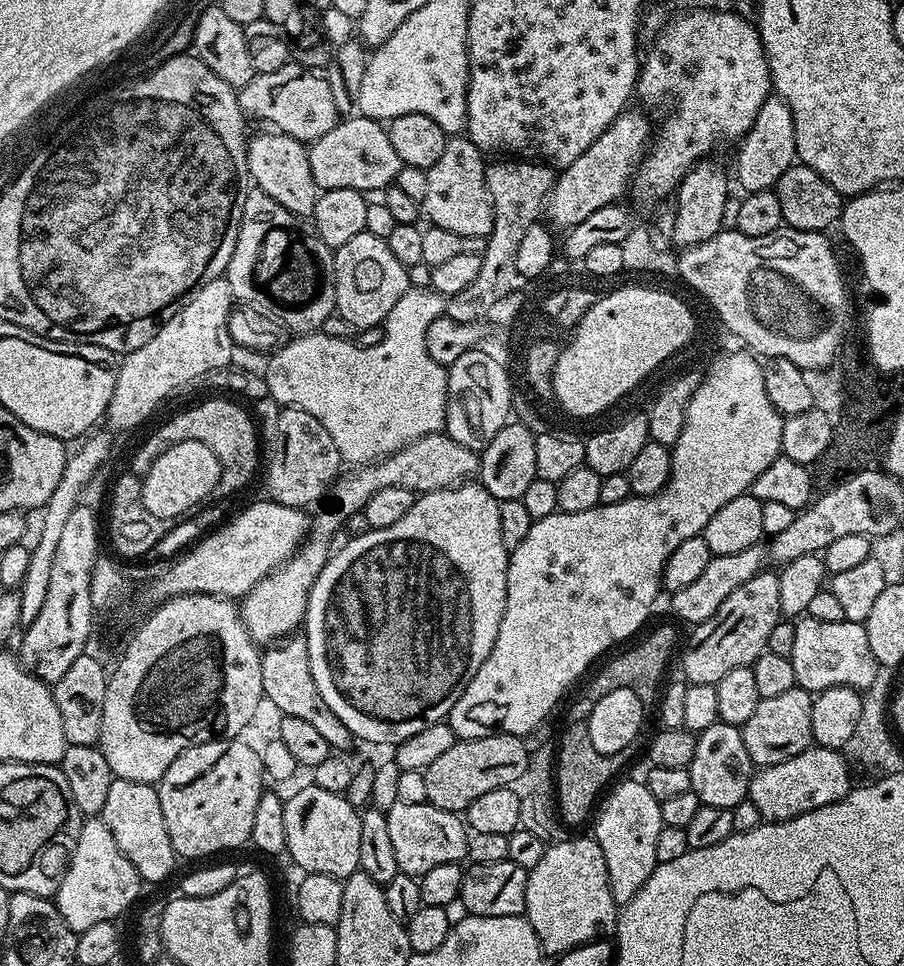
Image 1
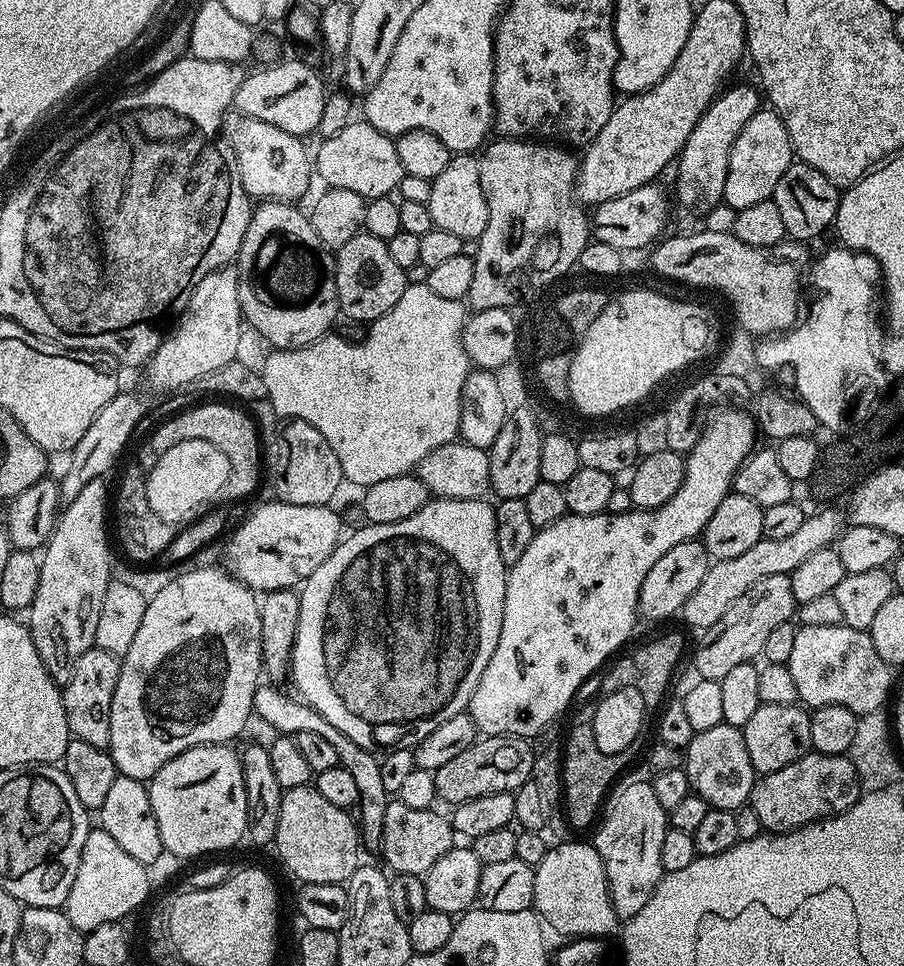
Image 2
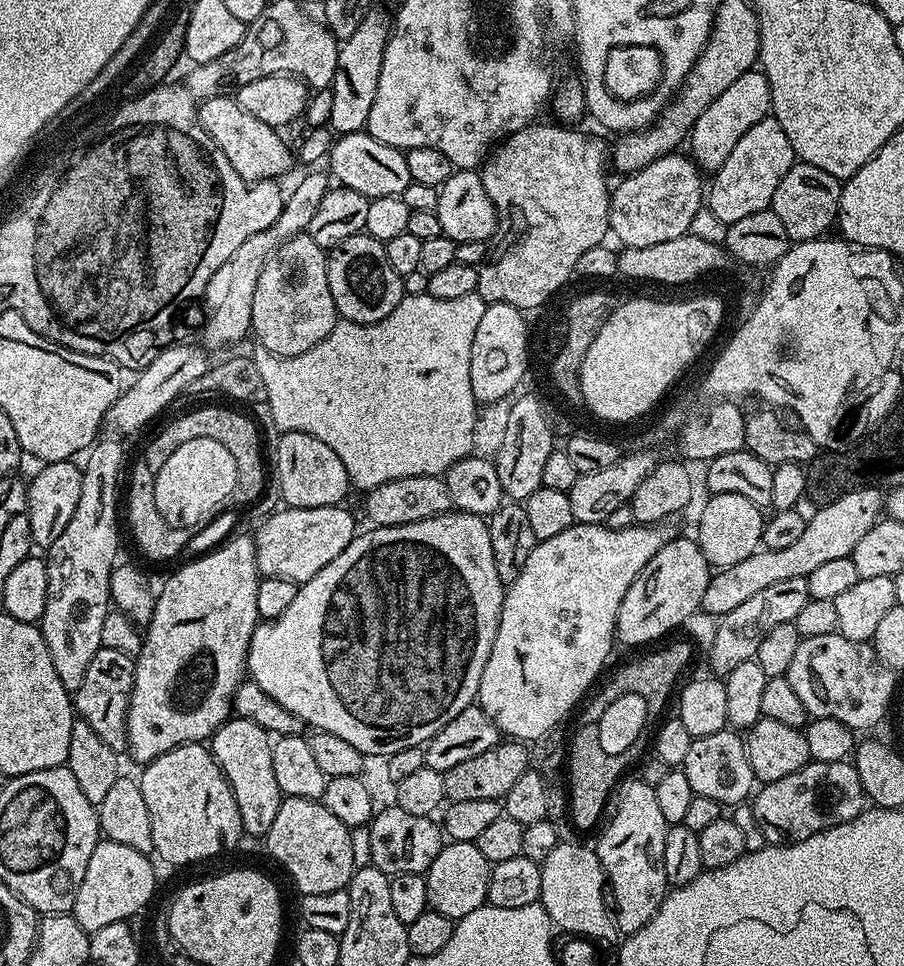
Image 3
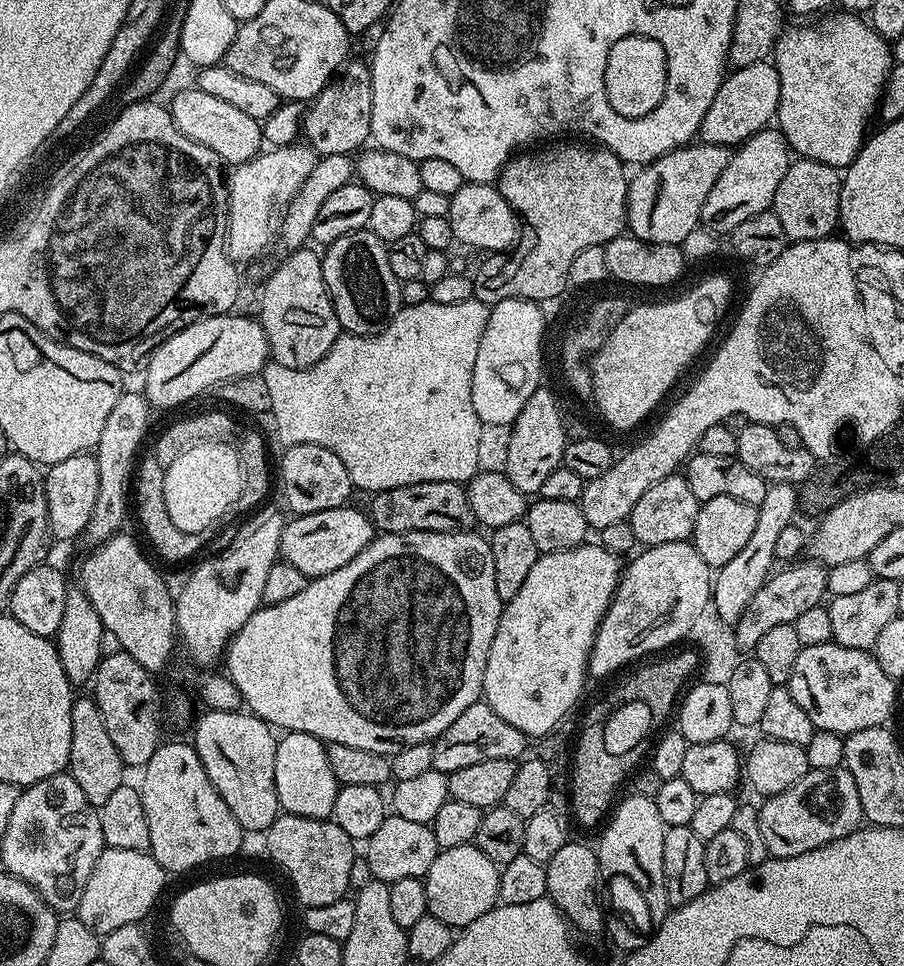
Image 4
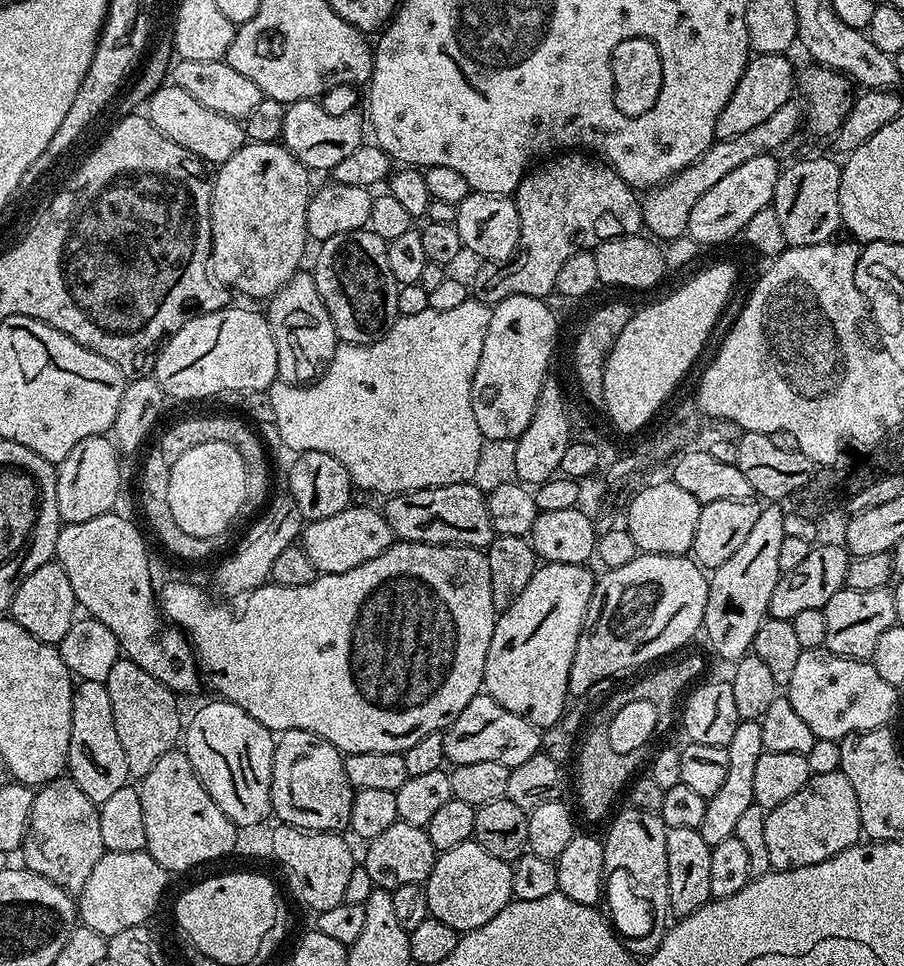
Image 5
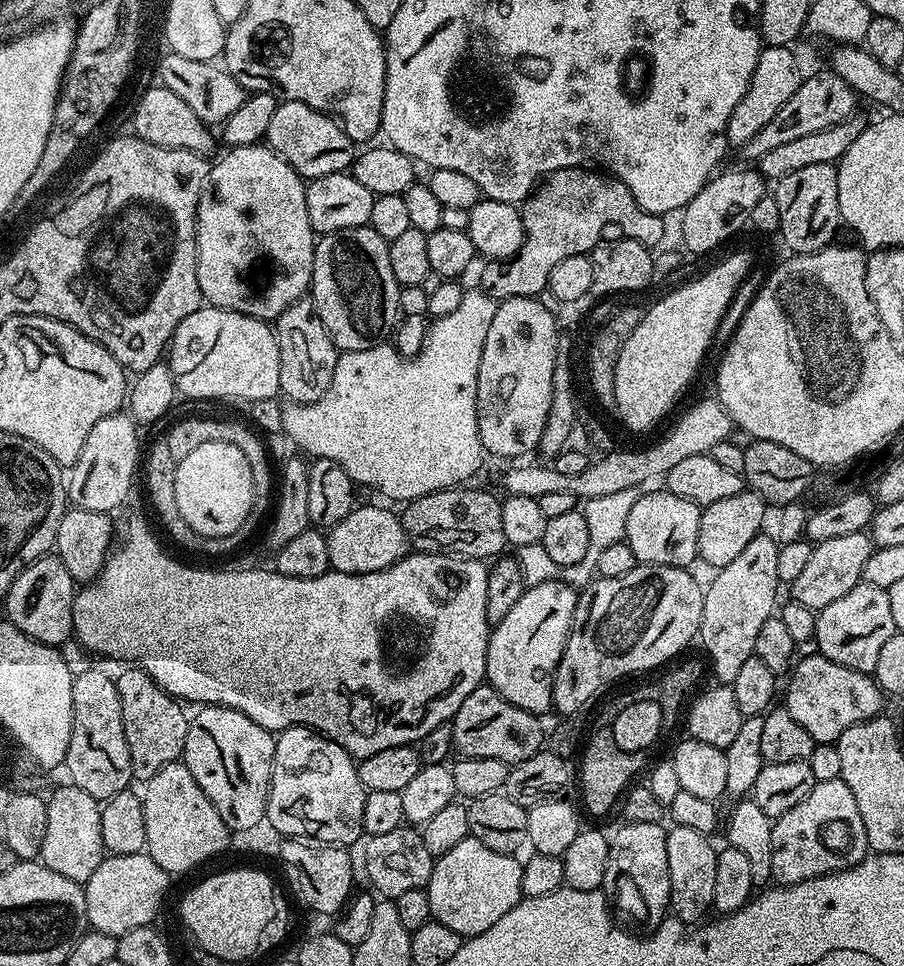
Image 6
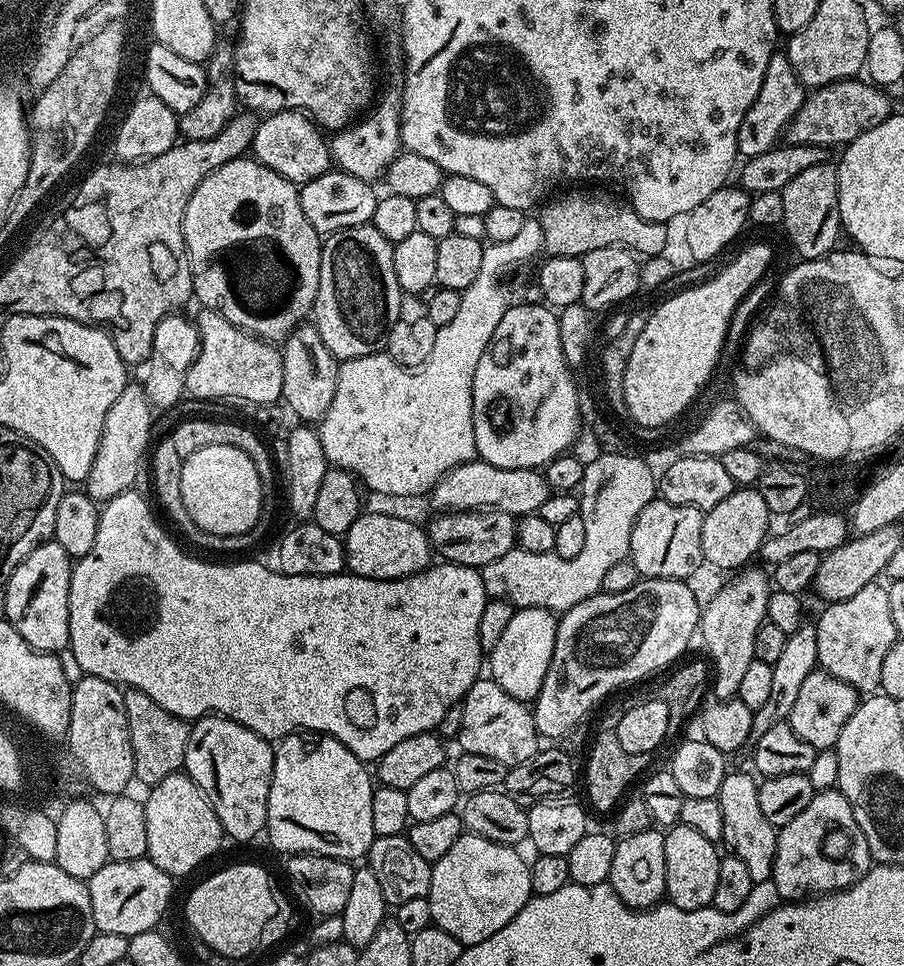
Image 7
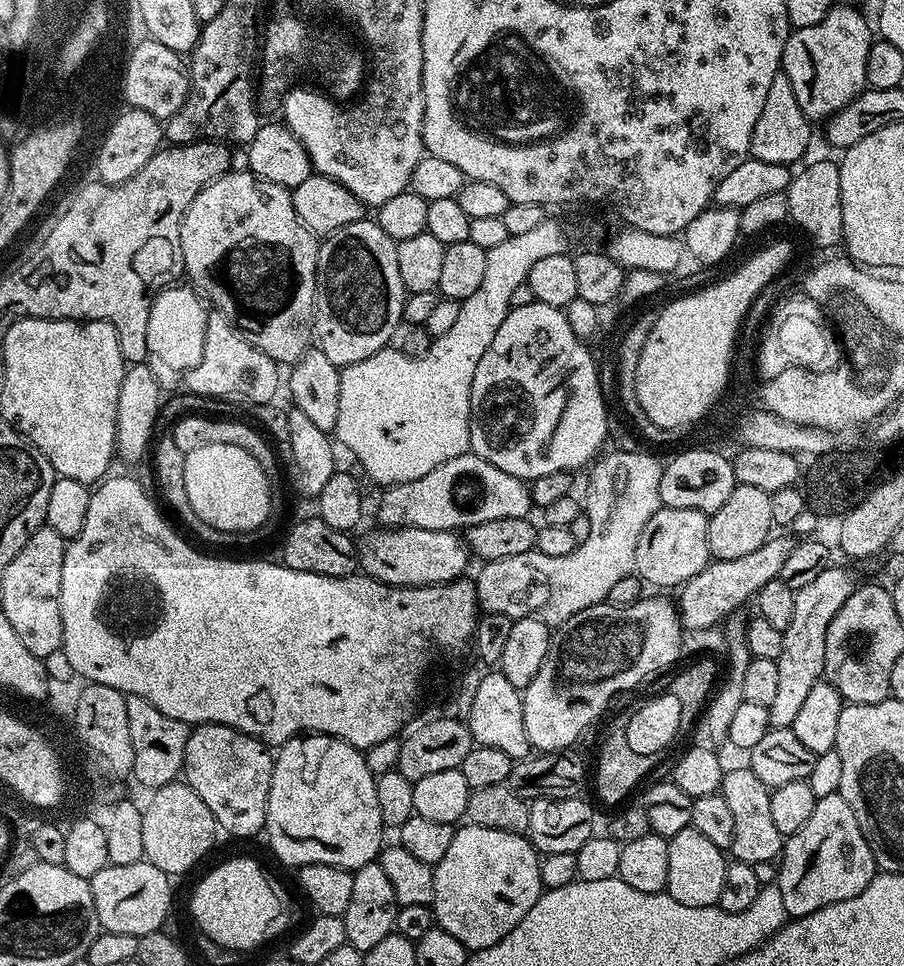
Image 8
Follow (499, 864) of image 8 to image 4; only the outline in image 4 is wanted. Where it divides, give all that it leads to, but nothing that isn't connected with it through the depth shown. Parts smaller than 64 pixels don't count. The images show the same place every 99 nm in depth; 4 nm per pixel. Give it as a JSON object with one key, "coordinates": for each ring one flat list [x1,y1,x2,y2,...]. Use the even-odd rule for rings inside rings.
{"coordinates":[[475,843,445,848,437,852,434,858,434,866,422,878,426,890,426,902,428,903,428,914,434,918,440,918,453,930,465,928,474,918,482,918,492,908,495,908,500,895,498,894,498,882,500,881,500,868,482,850,476,848]]}

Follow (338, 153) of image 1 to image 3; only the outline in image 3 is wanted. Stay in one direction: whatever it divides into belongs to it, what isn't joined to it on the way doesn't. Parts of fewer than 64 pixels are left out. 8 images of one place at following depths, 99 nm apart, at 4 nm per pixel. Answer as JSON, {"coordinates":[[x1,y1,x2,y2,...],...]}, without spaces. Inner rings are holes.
{"coordinates":[[367,130,343,133,329,150,327,164,331,179,339,187,358,190,358,194,369,198,399,196,412,183,404,152,394,146,386,146,386,142,378,142]]}

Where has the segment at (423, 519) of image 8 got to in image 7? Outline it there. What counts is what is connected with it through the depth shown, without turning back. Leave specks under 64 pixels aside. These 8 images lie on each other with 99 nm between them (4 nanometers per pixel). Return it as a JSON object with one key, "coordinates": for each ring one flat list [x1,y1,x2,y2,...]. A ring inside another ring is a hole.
{"coordinates":[[474,459,465,464,460,464,454,470,450,470,441,478,430,493,430,499,437,504,437,509,450,512,479,512,491,510,493,512,505,512,514,517,530,516,539,513,542,502,550,494,550,489,543,471,534,468,519,468,518,470,506,470,498,466,490,466,482,459]]}

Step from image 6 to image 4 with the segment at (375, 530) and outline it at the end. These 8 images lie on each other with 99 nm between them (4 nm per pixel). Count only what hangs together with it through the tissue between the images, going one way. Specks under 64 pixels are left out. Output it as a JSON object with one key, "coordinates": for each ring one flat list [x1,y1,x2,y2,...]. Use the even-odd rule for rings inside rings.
{"coordinates":[[352,507,318,510,314,514,289,519,280,539,283,563,302,570,302,574,309,578,315,578,346,566,350,558,362,554,364,547,374,539,374,525,365,513,363,516,358,509]]}

